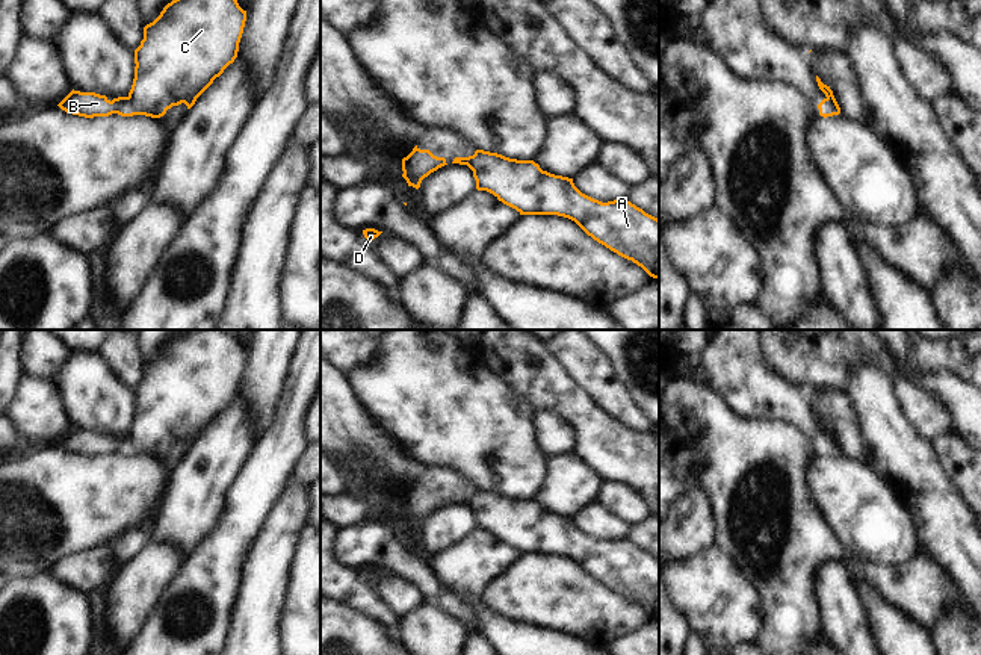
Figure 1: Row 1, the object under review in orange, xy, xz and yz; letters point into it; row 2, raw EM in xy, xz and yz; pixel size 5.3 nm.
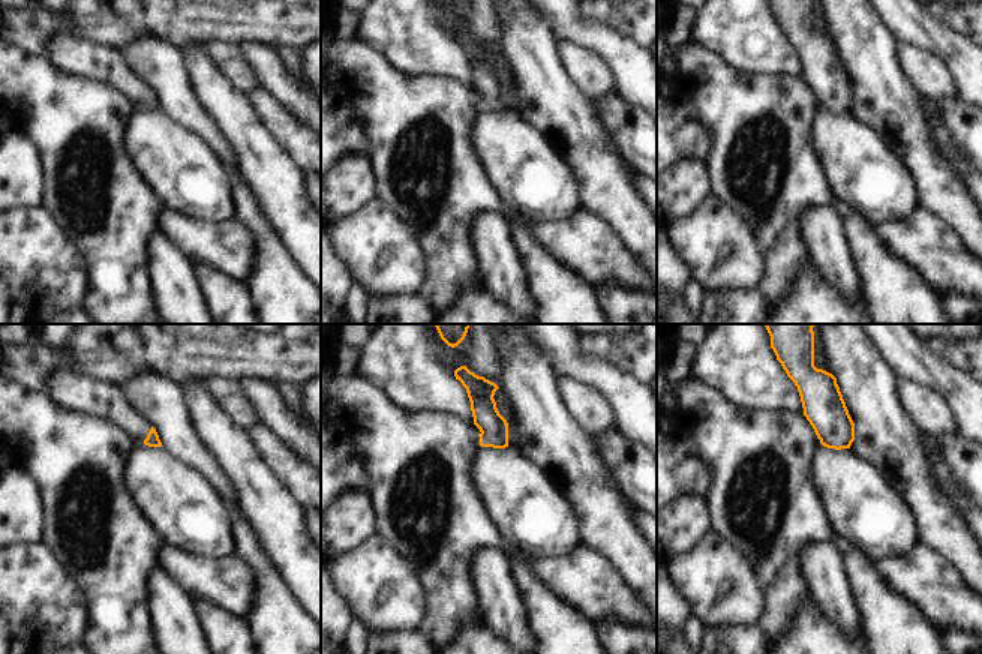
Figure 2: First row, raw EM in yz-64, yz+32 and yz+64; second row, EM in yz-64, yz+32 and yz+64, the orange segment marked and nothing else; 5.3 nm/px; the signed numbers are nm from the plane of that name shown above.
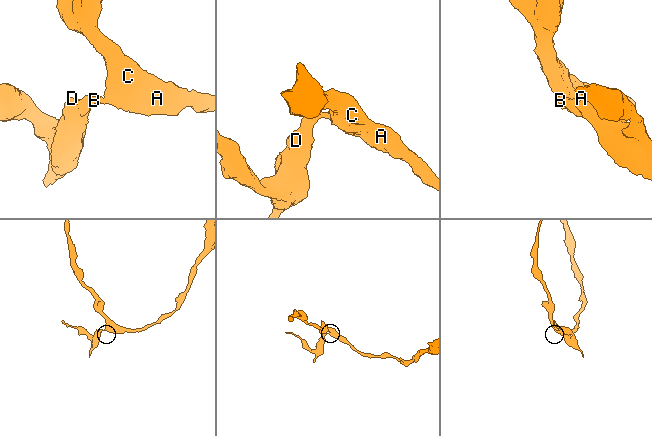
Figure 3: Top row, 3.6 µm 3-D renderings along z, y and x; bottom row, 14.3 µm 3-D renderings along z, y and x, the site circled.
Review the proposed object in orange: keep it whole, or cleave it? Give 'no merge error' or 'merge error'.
merge error

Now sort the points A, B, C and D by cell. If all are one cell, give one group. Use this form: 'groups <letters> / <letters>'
groups A C / B D

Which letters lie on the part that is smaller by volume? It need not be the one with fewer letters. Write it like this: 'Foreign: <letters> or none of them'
Foreign: B, D

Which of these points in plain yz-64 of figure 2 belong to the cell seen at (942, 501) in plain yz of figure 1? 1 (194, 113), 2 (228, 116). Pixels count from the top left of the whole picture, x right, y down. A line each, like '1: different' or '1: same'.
1: different
2: same

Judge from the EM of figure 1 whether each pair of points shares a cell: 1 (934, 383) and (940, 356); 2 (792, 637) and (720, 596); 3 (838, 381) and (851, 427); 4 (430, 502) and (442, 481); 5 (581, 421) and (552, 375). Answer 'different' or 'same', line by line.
1: different
2: different
3: different
4: same
5: same

